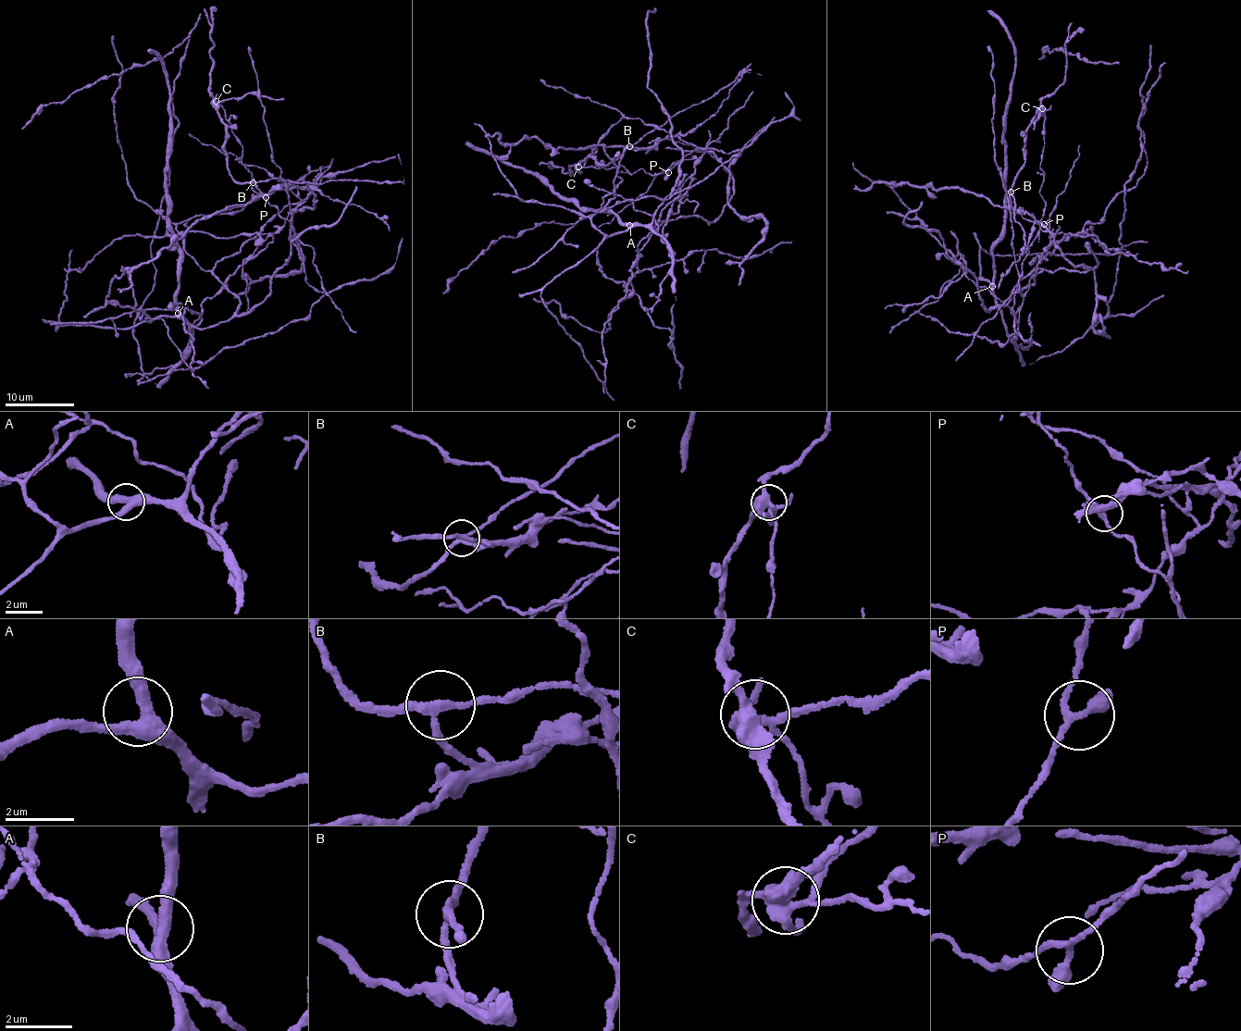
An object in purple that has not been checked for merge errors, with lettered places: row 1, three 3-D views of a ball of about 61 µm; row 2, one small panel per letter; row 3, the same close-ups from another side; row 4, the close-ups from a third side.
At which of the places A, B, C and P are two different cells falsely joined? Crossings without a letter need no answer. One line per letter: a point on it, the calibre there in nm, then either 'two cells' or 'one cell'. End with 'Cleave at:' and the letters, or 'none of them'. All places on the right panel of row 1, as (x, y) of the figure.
A: place (992, 286); calibre 360 nm; one cell
B: place (1011, 192); calibre 190 nm; two cells
C: place (1042, 108); calibre 440 nm; two cells
P: place (1044, 224); calibre 200 nm; one cell
Cleave at: B, C

